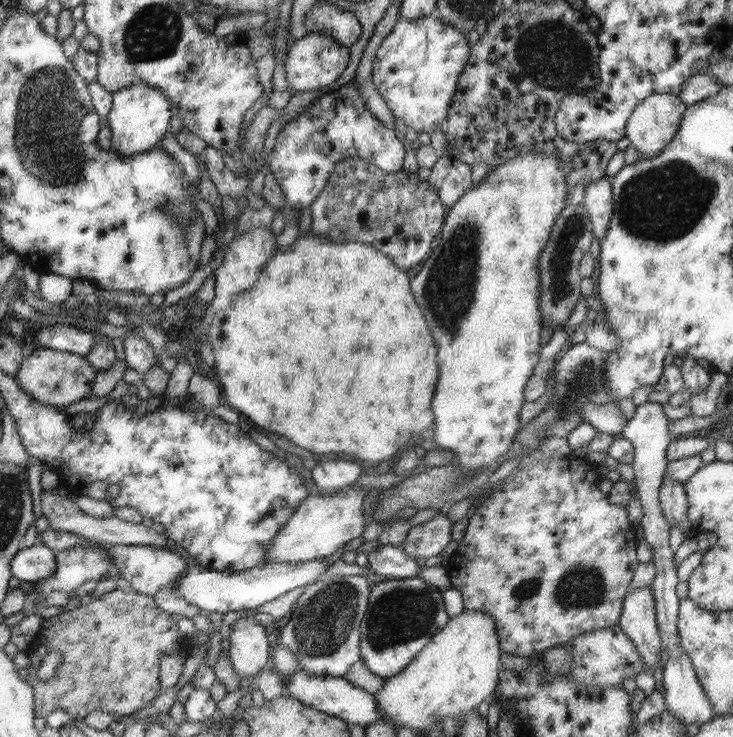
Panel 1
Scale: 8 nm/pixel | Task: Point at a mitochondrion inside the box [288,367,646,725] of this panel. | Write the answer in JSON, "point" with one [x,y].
{"point":[321,630]}

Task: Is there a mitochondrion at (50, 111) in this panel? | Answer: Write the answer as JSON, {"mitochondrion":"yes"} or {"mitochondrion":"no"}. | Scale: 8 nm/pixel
{"mitochondrion":"yes"}

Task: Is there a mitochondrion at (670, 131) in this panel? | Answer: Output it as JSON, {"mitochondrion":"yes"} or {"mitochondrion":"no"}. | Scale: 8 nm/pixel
{"mitochondrion":"no"}

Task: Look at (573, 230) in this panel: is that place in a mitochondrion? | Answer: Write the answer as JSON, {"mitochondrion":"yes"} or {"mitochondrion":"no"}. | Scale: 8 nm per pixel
{"mitochondrion":"yes"}

